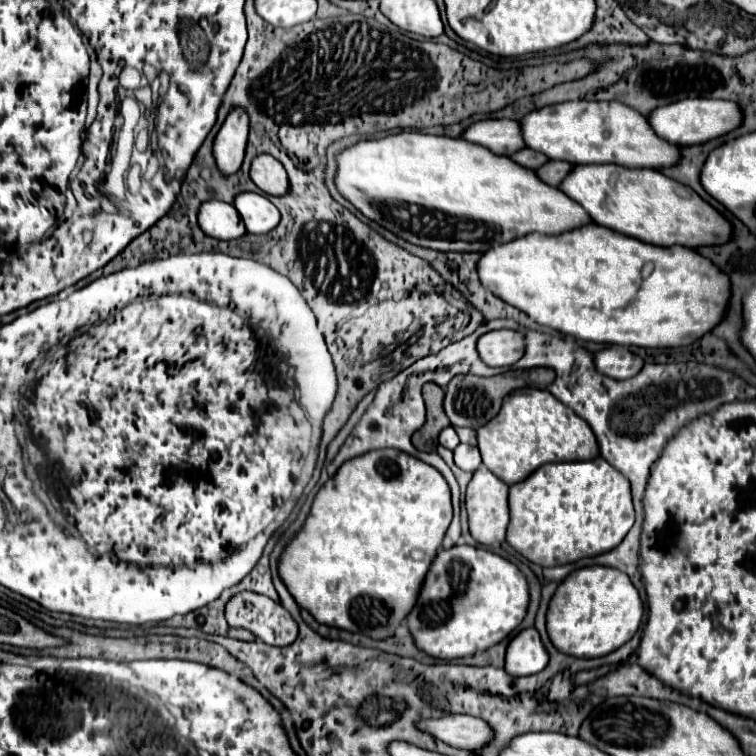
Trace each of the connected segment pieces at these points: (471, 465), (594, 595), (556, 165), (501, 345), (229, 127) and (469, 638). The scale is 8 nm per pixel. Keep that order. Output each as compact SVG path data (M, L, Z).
M460 443L460 445L454 449L454 463L456 463L462 471L474 473L474 471L482 465L482 457L480 457L478 447Z
M584 567L570 573L550 599L546 625L552 645L572 657L604 657L638 631L642 621L642 601L626 573L612 567Z
M548 161L536 173L544 183L548 183L552 187L558 187L558 183L562 183L562 179L570 173L570 167L574 167L574 165L564 163L564 161Z
M498 329L478 339L478 353L490 367L514 365L524 355L524 333L512 329Z
M234 107L226 117L214 141L216 165L222 173L232 175L240 169L248 141L248 115L242 107Z
M454 545L436 553L406 625L420 651L452 661L482 653L506 639L524 619L526 607L528 583L516 565L482 547Z

